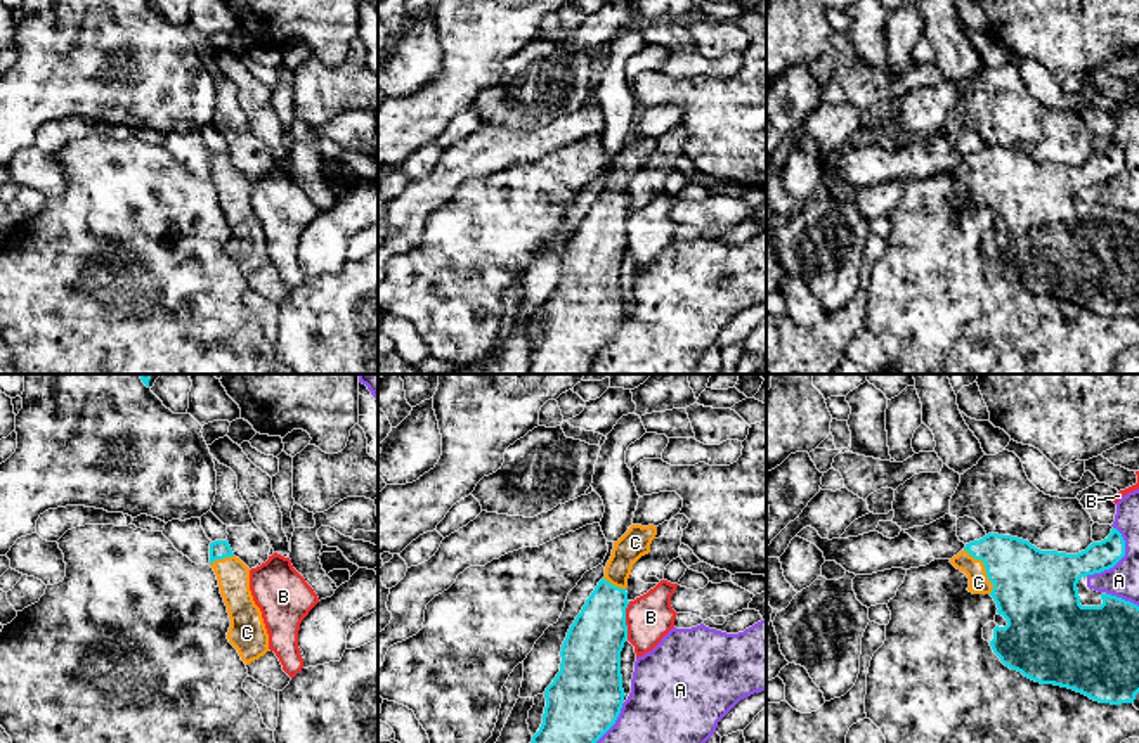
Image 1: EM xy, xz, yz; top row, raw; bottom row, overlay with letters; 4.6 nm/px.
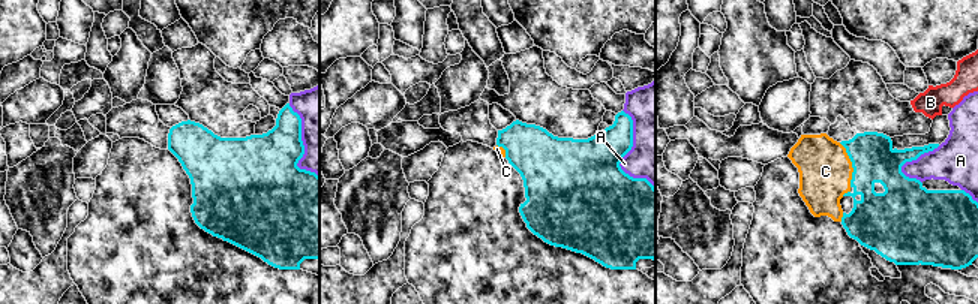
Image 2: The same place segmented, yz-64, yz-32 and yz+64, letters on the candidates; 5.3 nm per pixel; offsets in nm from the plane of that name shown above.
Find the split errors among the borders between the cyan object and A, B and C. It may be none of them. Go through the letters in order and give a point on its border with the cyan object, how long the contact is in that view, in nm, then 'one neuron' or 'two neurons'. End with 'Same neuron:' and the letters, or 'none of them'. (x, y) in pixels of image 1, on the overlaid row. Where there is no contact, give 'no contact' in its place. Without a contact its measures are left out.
A: yz (1119, 560) | 280 nm | two neurons
B: xz (624, 620) | 180 nm | two neurons
C: yz (985, 568) | 240 nm | one neuron
Same neuron: C

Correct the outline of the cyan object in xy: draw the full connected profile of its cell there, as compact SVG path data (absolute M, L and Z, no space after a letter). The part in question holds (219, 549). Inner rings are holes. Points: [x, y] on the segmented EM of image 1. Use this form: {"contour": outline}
{"contour": "M227 540L210 544L210 566L217 575L231 618L227 639L241 660L250 665L269 651L269 634L262 611L250 591L250 568L234 556Z"}

